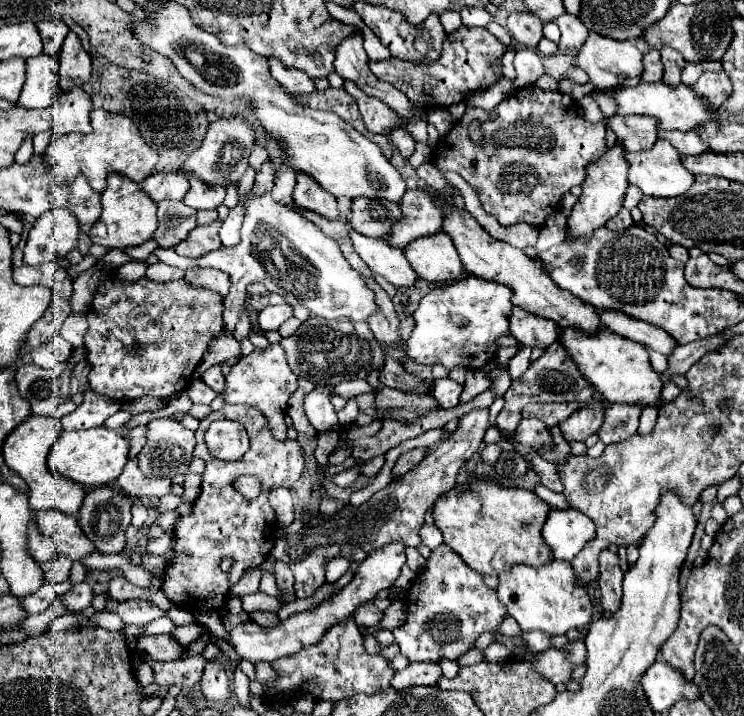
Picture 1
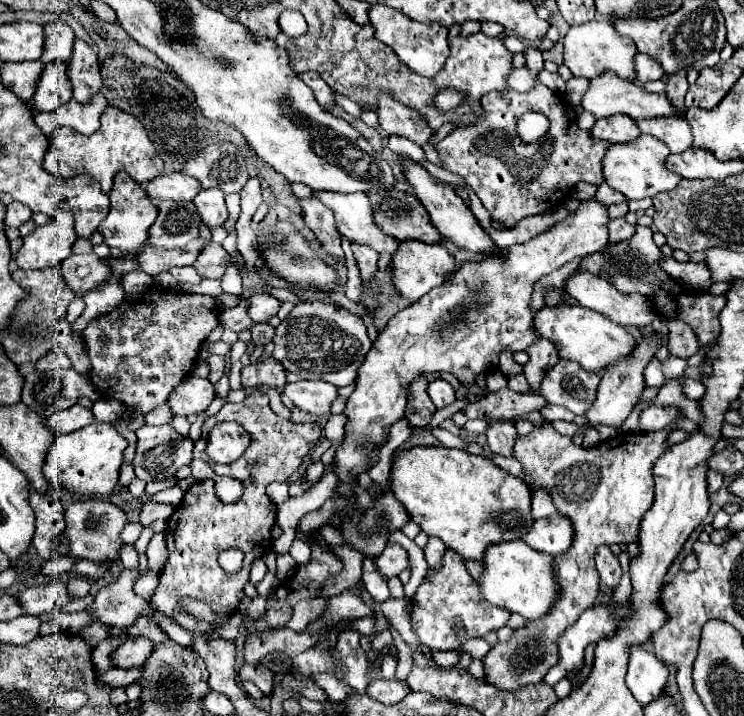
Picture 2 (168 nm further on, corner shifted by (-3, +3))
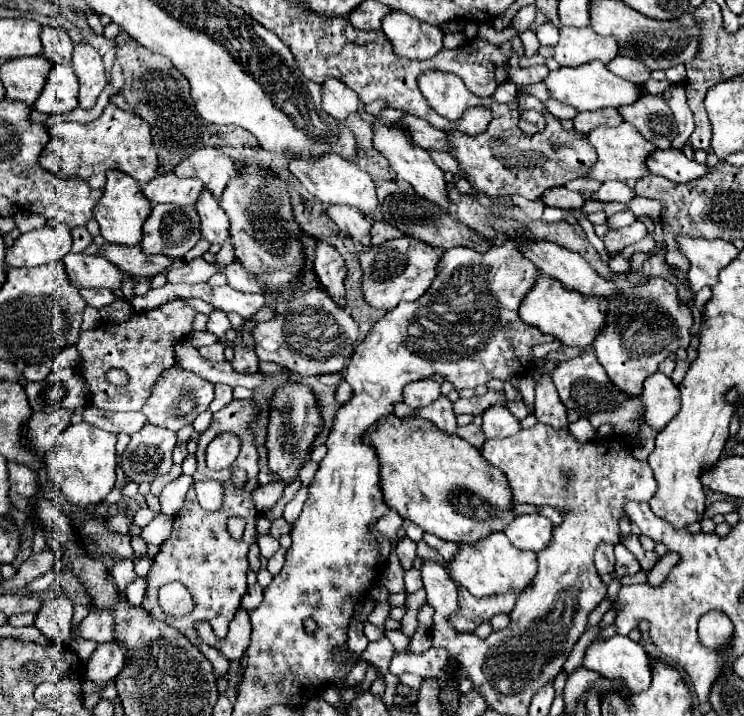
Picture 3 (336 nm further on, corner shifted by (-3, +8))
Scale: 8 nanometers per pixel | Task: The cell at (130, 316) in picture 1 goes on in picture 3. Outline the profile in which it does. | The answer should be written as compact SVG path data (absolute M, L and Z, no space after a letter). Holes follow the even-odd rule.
M172 300L150 312L136 312L122 324L104 322L94 330L82 332L76 344L80 352L80 374L88 382L92 392L92 404L104 412L138 412L152 394L152 384L160 378L160 372L172 368L176 362L174 346L180 344L190 332L196 310L186 300ZM120 368L128 374L126 386L114 386L108 382L108 372Z

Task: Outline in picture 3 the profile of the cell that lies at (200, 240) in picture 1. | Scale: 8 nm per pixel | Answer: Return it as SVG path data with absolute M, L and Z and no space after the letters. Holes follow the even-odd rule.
M106 244L100 256L116 264L122 272L128 272L136 278L142 278L142 276L152 278L160 272L166 272L168 266L174 262L168 256L144 254L140 246L118 246L118 244Z

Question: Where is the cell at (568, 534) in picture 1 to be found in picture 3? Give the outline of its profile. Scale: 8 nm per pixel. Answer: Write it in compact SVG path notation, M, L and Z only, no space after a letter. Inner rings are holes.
M528 514L528 516L518 516L512 524L508 524L506 536L520 550L540 552L552 542L552 530L554 524L546 516Z

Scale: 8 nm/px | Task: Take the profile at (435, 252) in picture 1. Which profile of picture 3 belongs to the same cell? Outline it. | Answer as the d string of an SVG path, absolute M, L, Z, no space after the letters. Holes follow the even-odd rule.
M402 236L396 240L382 242L380 246L370 246L360 256L360 266L364 270L362 292L370 306L392 310L402 300L418 300L436 278L436 268L440 264L440 254L430 244L416 240L414 236Z

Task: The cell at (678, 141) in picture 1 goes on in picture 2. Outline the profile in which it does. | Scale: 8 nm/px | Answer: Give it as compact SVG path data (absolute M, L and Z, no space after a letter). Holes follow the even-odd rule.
M652 117L652 119L636 119L636 125L642 133L664 141L672 153L682 153L692 147L692 133L686 119Z

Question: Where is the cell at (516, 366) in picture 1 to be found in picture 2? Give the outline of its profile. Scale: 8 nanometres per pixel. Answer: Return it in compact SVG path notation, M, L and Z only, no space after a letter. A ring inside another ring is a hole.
M520 373L520 375L514 375L514 377L508 379L508 387L510 387L512 391L516 391L516 393L526 393L530 385L526 383L526 377Z

